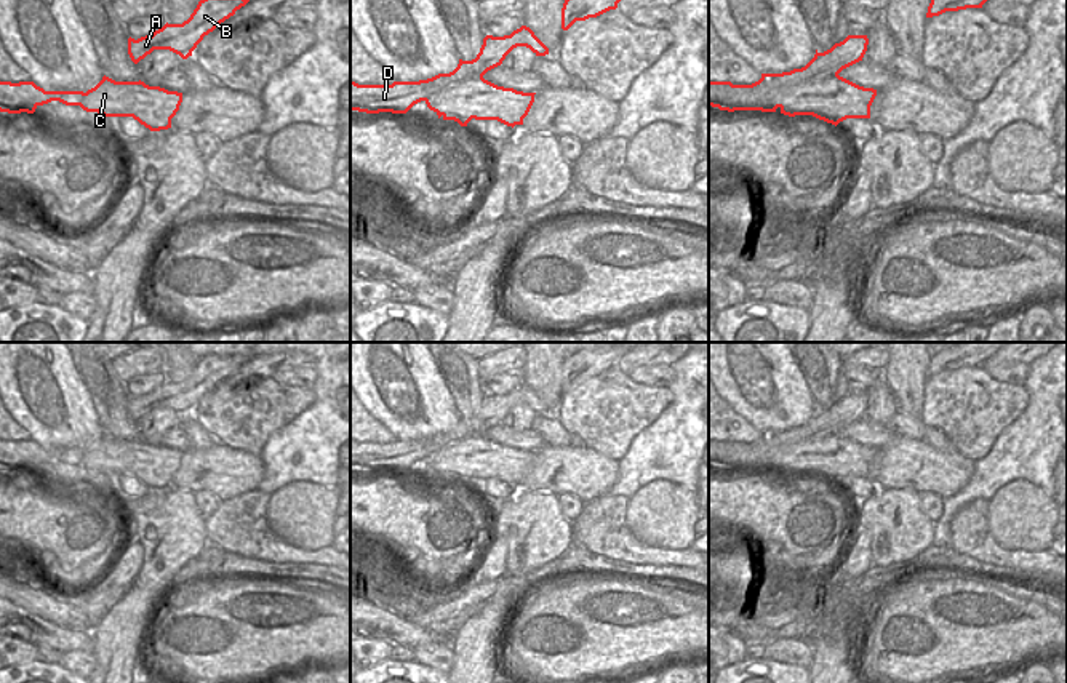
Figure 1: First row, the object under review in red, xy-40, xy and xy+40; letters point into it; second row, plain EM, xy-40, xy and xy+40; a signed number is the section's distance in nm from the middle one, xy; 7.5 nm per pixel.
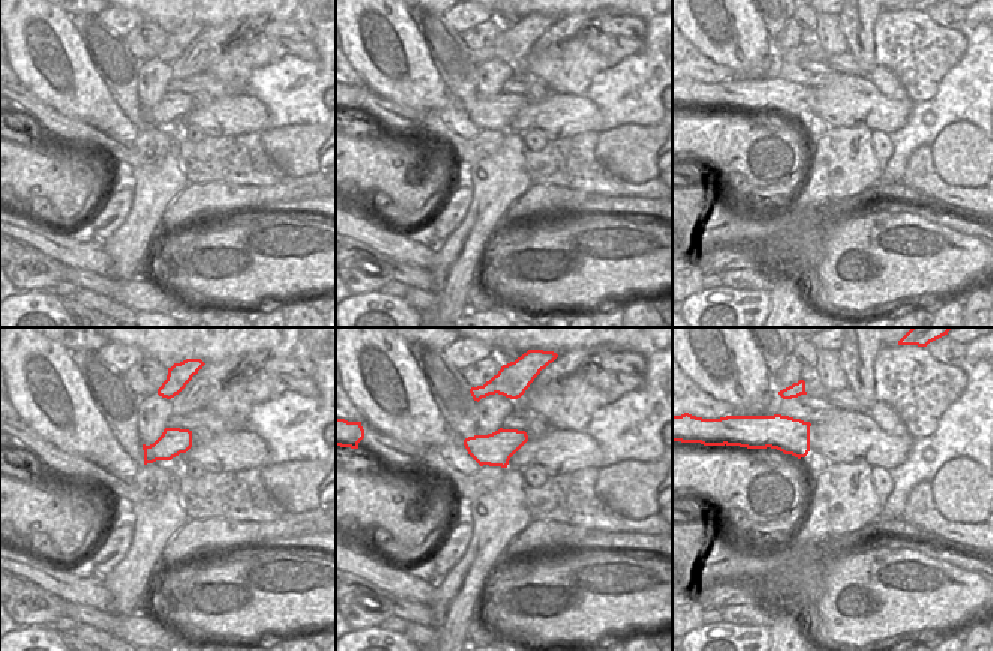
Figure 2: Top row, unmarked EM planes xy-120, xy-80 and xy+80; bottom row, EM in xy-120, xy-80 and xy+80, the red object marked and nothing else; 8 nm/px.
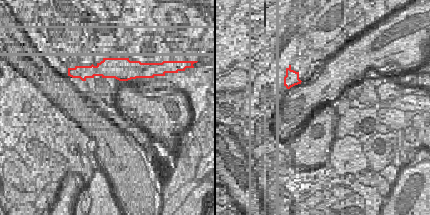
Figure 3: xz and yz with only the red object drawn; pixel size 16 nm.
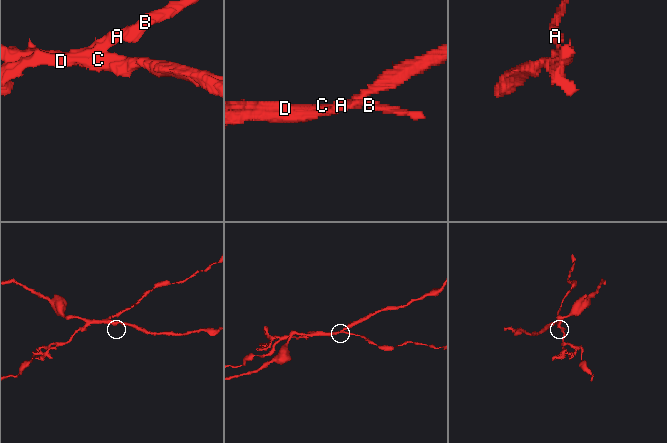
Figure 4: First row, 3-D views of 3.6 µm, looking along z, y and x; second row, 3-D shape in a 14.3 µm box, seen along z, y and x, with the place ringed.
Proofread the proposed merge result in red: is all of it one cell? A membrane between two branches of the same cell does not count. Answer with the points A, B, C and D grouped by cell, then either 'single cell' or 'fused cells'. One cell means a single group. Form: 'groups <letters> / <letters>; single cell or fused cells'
groups A B D / C; fused cells

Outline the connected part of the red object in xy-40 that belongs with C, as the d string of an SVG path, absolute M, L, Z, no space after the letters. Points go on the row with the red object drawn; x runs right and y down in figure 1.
M109 77L85 93L80 107L104 117L133 117L150 131L171 128L182 93L149 86L144 82L115 82Z

